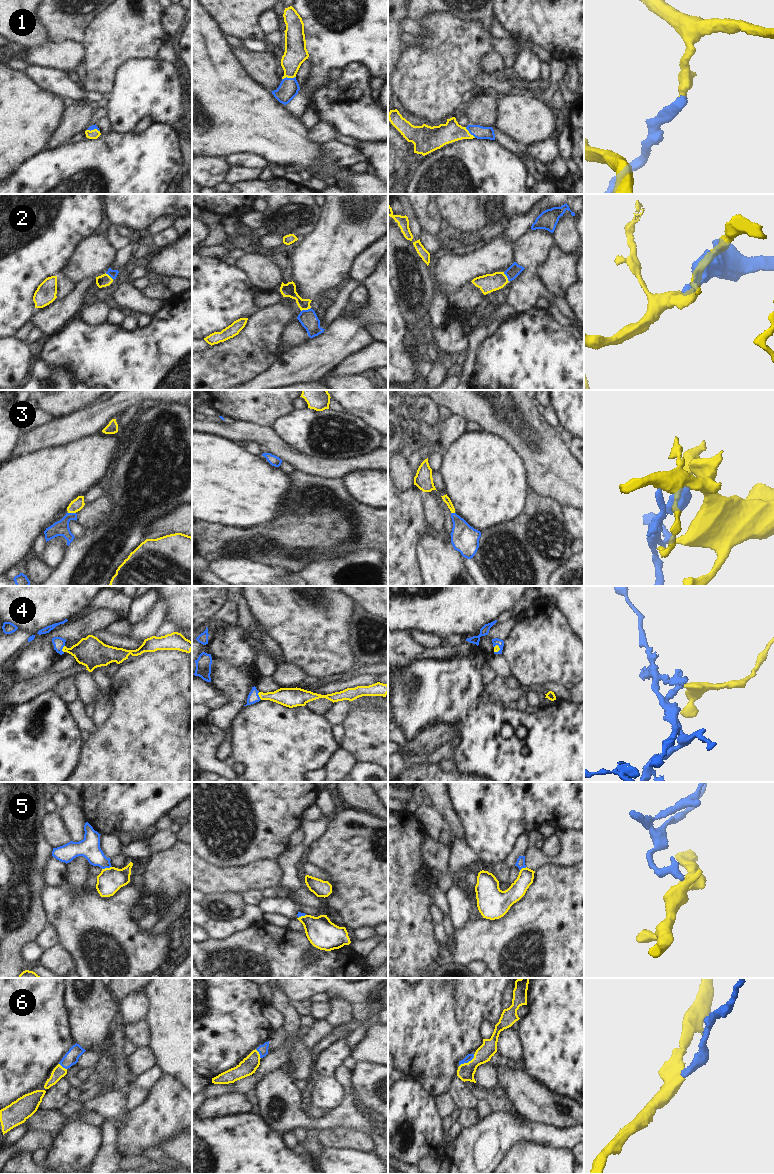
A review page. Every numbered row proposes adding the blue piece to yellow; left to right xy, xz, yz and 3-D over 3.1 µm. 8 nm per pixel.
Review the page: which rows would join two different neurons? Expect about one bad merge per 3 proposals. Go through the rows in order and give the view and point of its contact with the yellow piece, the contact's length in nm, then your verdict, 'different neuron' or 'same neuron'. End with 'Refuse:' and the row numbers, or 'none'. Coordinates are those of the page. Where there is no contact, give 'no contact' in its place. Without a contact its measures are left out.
1: xz (288, 77) | 110 nm | same neuron
2: xz (305, 309) | 90 nm | same neuron
3: xy (72, 512) | 60 nm | same neuron
4: xz (259, 696) | 70 nm | same neuron
5: xy (106, 868) | 80 nm | same neuron
6: yz (468, 1062) | 160 nm | same neuron
Refuse: none

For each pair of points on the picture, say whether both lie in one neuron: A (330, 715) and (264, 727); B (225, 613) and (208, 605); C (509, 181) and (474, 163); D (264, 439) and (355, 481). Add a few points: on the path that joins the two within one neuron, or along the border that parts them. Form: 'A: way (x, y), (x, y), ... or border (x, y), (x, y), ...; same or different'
A: border (322, 715), (332, 725); different
B: border (226, 596), (226, 601), (211, 618); different
C: way (500, 180), (493, 173), (483, 172); same
D: border (368, 468), (362, 471), (351, 472), (343, 478); different

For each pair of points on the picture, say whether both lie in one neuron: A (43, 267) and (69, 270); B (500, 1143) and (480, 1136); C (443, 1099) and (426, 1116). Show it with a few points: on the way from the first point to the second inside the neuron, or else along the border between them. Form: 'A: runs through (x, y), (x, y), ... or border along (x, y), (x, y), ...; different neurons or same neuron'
A: border along (74, 249), (58, 274); different neurons
B: runs through (495, 1139), (485, 1139); same neuron
C: border along (434, 1098), (436, 1110), (442, 1118); different neurons

